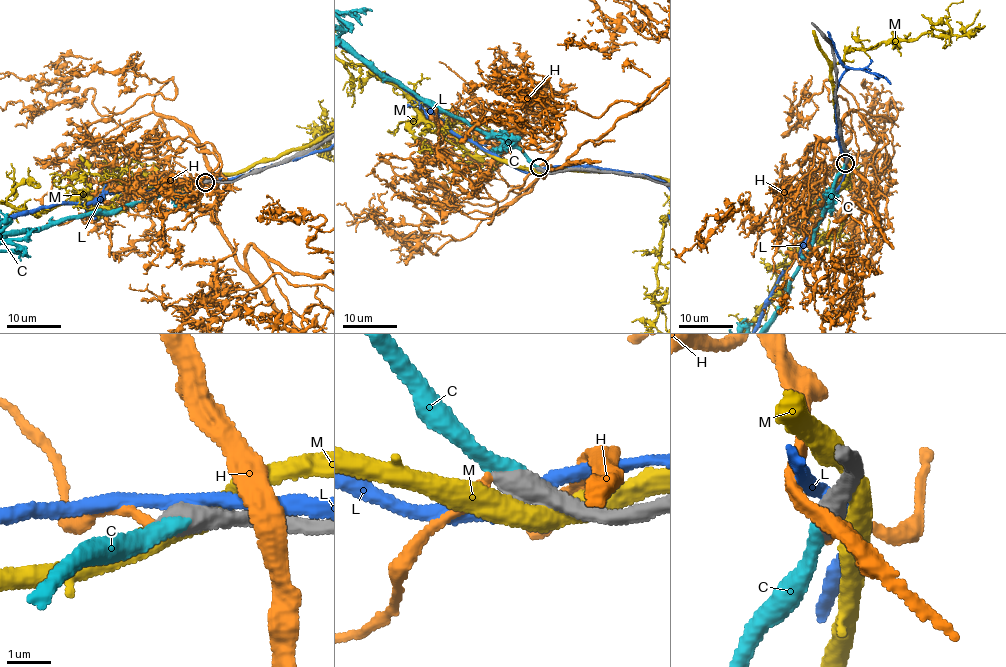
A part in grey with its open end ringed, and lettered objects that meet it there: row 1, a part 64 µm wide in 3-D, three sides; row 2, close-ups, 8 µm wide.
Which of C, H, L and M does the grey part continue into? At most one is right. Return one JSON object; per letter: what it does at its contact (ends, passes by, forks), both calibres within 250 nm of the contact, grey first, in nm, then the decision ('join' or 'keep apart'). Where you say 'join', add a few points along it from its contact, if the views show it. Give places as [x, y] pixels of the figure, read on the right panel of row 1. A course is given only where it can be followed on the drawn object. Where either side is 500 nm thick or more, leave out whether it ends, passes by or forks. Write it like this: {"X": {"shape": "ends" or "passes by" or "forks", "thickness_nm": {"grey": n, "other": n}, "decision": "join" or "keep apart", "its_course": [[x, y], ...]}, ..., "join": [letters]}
{"C": {"thickness_nm": {"grey": 600, "other": 360}, "decision": "join"}, "H": {"thickness_nm": {"grey": 500, "other": 200}, "decision": "keep apart"}, "L": {"thickness_nm": {"grey": 650, "other": 300}, "decision": "keep apart"}, "M": {"thickness_nm": {"grey": 650, "other": 460}, "decision": "keep apart"}, "join": ["C"]}

